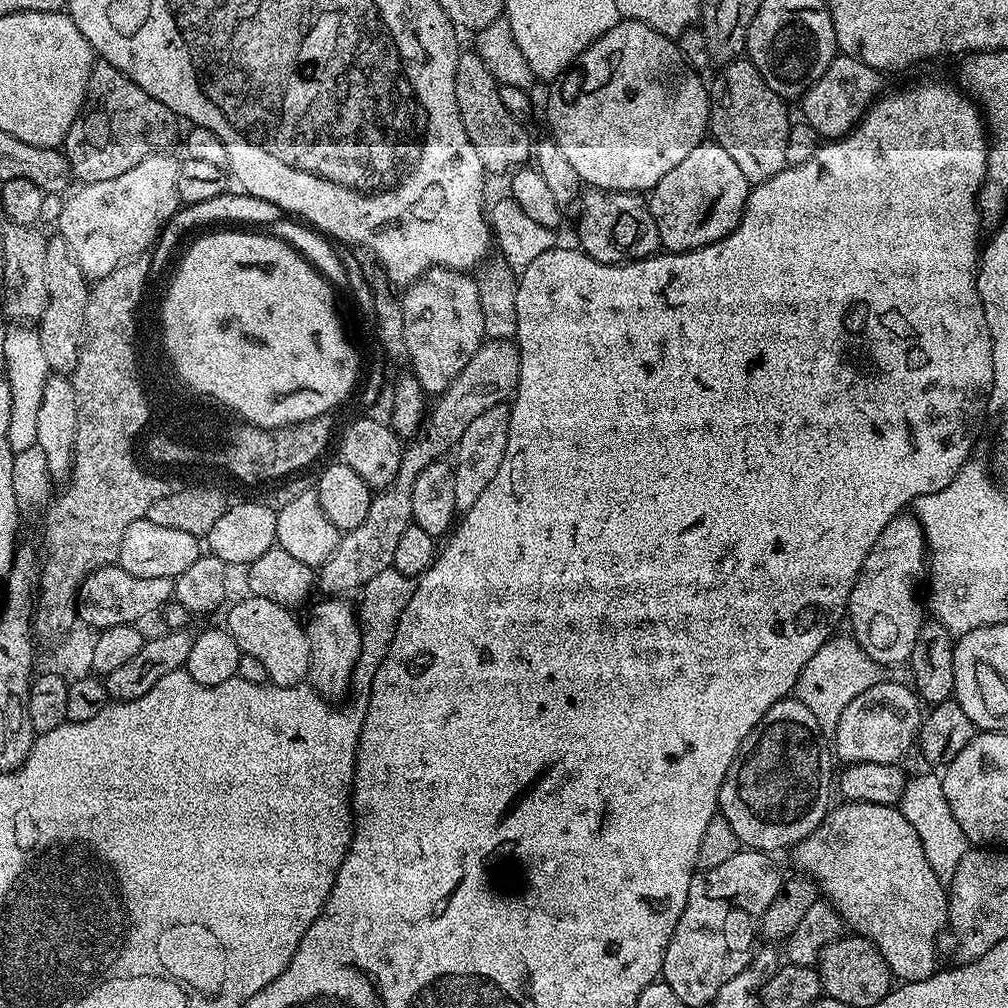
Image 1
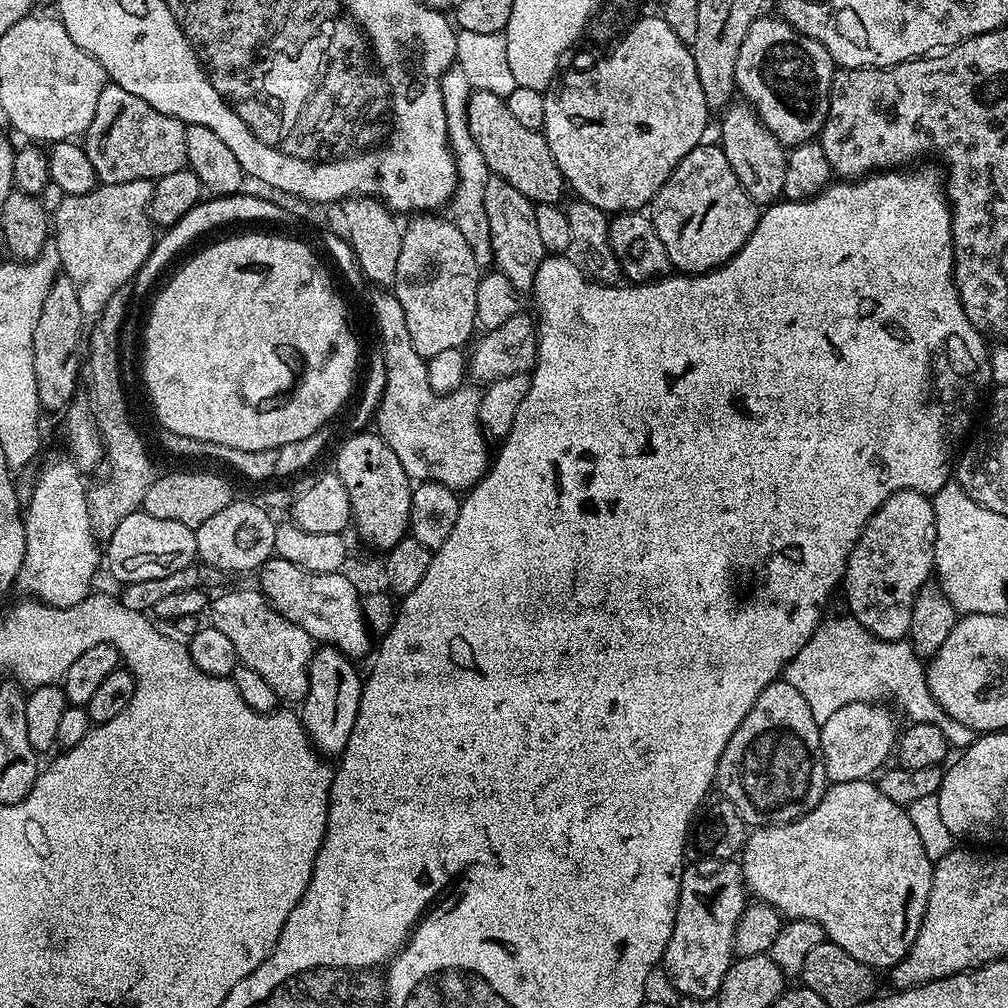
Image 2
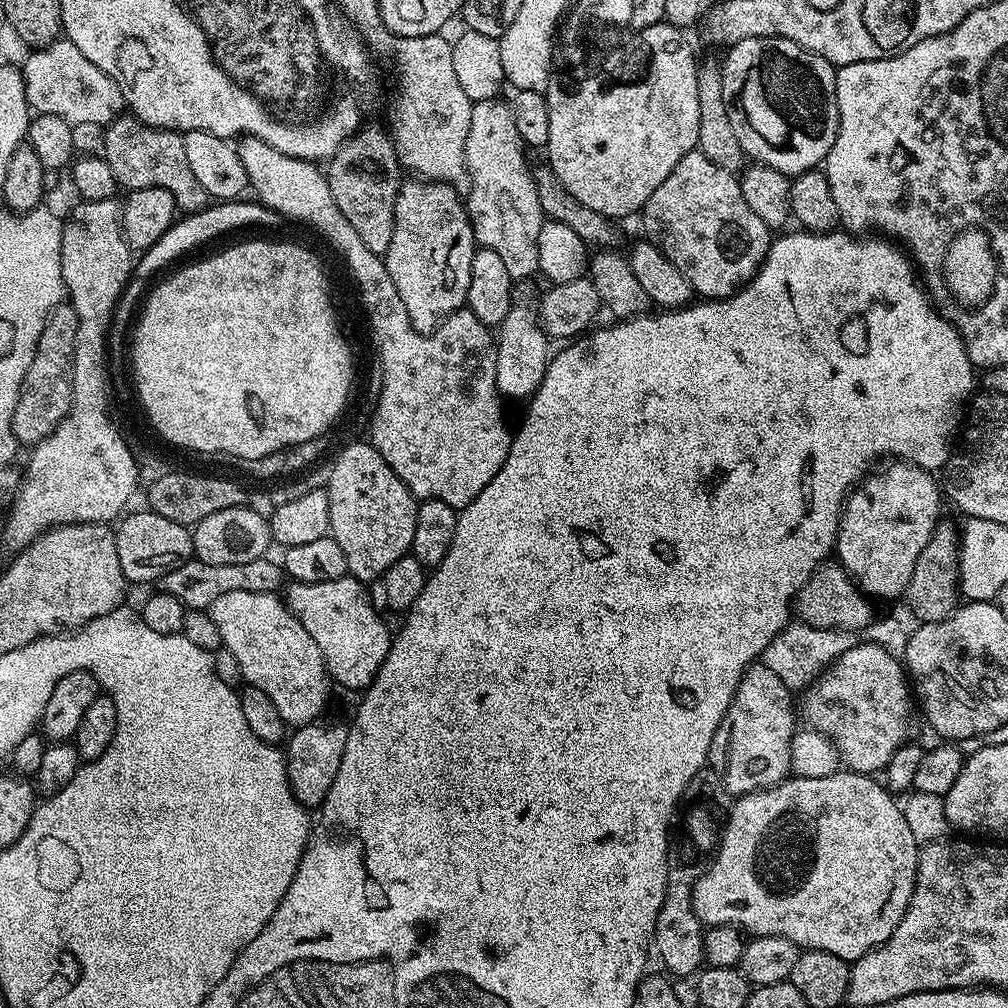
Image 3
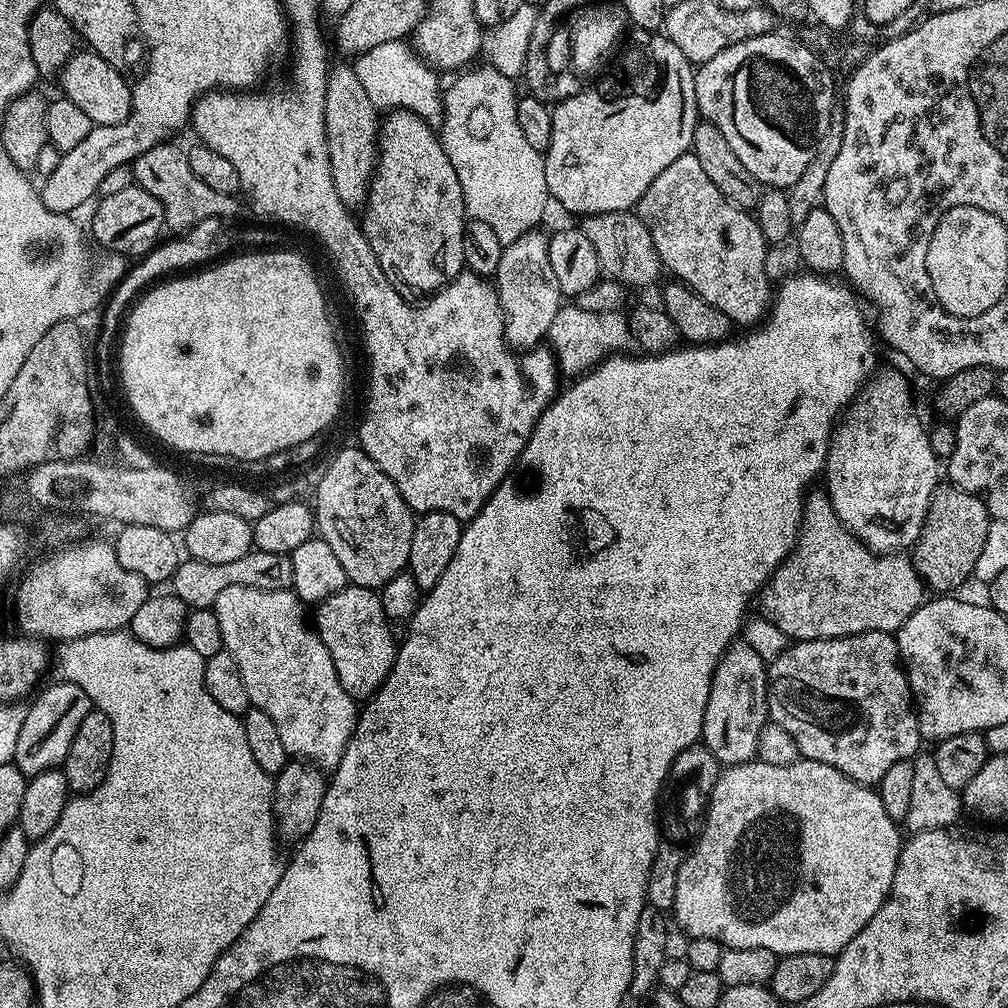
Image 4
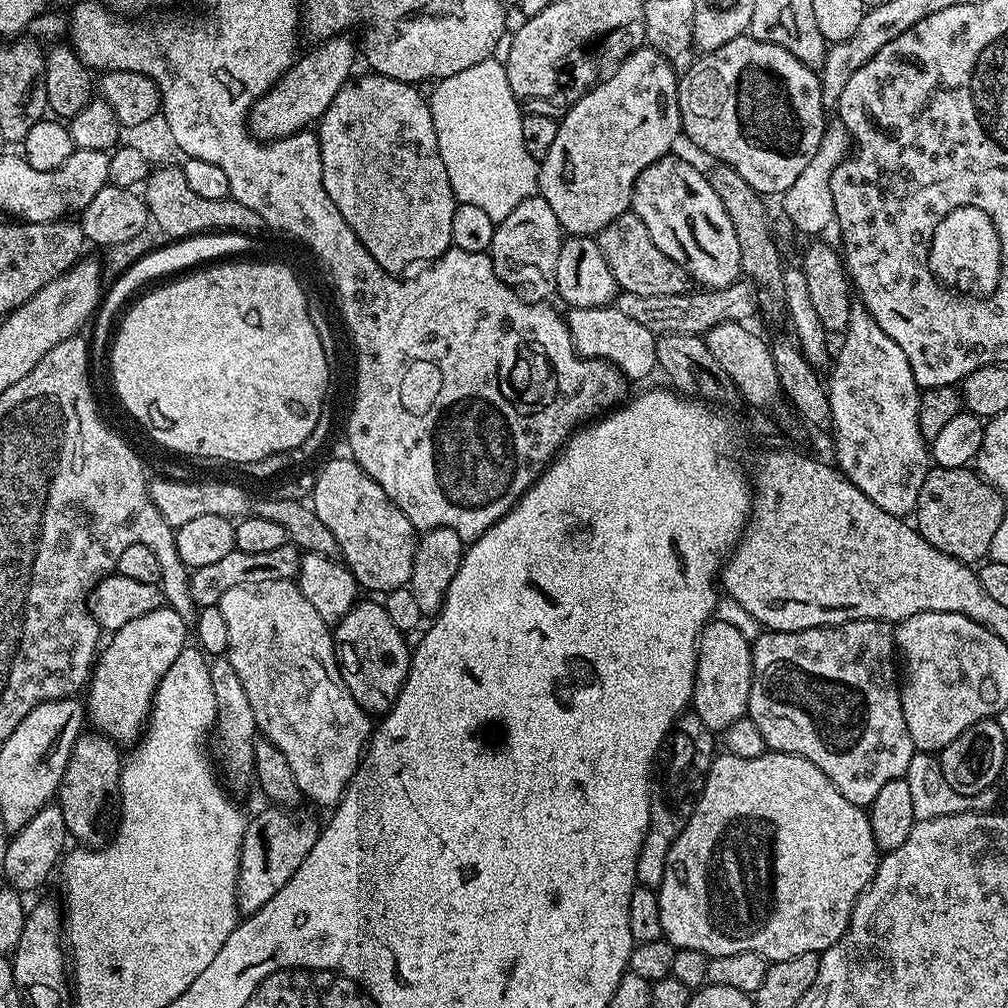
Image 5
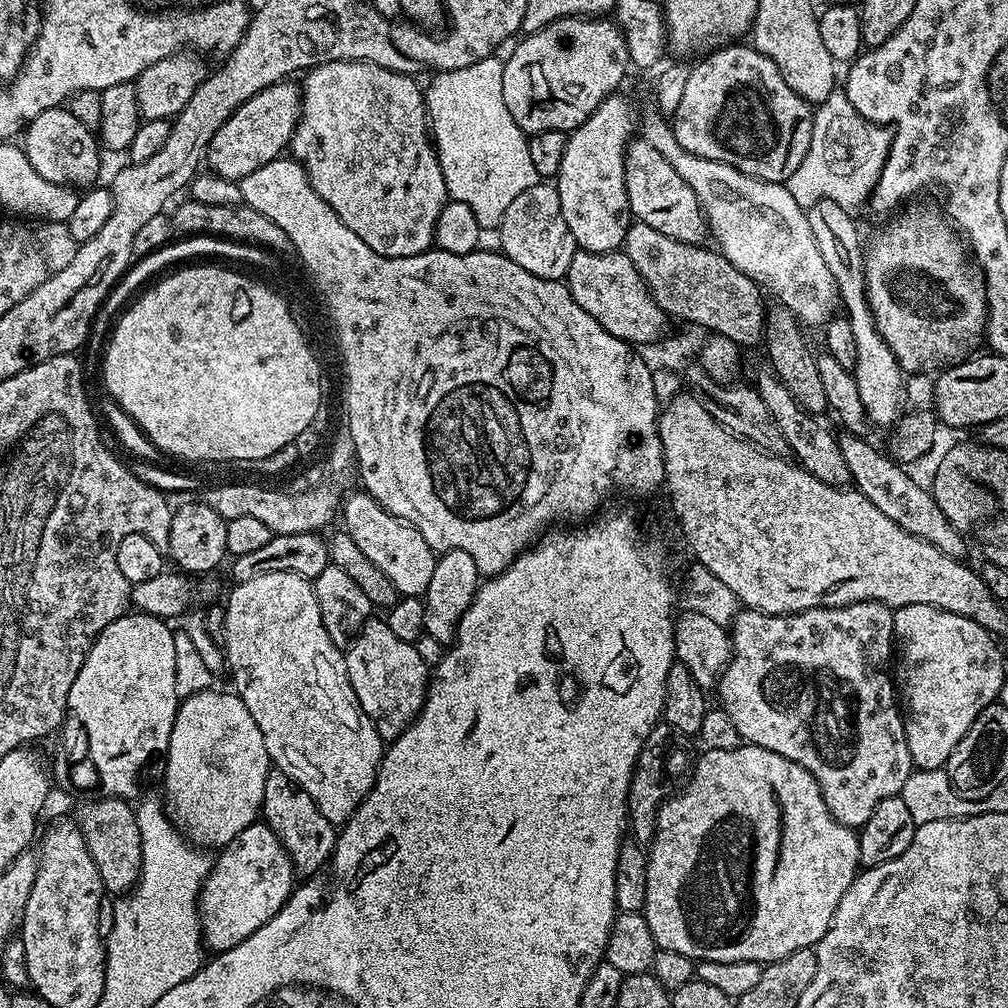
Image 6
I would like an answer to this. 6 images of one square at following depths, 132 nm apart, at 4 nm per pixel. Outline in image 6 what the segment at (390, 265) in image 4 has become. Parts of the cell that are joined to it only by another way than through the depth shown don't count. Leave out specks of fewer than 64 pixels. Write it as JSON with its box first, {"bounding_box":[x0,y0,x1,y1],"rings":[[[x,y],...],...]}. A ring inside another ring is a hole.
{"bounding_box":[290,60,449,256],"rings":[[[339,60],[338,62],[326,62],[317,64],[315,68],[307,69],[306,75],[302,80],[302,99],[300,101],[300,121],[292,135],[290,145],[291,159],[297,160],[306,170],[310,178],[310,186],[334,210],[370,250],[374,250],[383,256],[413,256],[419,252],[429,251],[433,247],[435,238],[435,223],[438,222],[438,216],[442,213],[444,204],[449,202],[446,182],[442,178],[442,166],[436,157],[436,150],[433,141],[430,139],[430,121],[426,111],[426,96],[415,84],[411,75],[394,70],[386,70],[382,66],[374,66],[365,60]]]}

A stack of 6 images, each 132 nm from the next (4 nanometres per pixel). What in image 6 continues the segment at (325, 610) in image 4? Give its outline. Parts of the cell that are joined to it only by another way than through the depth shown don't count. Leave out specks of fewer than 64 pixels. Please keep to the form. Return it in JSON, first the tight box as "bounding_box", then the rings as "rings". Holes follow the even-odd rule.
{"bounding_box":[344,618,430,742],"rings":[[[369,618],[356,639],[347,645],[344,661],[350,686],[354,686],[358,702],[362,702],[362,710],[366,710],[380,737],[391,742],[397,740],[415,722],[422,710],[428,693],[430,667],[418,654],[415,644],[394,638],[387,619],[376,619]]]}

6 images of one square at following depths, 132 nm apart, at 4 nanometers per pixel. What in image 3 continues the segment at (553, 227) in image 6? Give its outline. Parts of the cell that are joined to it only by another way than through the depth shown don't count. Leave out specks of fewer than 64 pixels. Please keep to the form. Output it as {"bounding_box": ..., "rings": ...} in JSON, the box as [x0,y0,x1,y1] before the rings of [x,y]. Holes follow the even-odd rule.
{"bounding_box":[496,303,550,401],"rings":[[[513,303],[509,313],[498,325],[496,342],[496,390],[509,401],[531,397],[538,390],[548,369],[550,338],[544,333],[535,307],[528,304]]]}

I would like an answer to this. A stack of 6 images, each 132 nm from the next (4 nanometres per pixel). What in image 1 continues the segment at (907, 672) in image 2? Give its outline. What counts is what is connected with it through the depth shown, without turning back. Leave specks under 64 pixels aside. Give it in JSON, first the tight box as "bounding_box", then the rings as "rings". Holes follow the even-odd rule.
{"bounding_box":[794,636,885,736],"rings":[[[833,636],[803,667],[802,674],[796,679],[794,696],[810,710],[825,736],[832,736],[846,706],[863,691],[881,683],[885,679],[884,672],[885,667],[869,658],[855,639]]]}

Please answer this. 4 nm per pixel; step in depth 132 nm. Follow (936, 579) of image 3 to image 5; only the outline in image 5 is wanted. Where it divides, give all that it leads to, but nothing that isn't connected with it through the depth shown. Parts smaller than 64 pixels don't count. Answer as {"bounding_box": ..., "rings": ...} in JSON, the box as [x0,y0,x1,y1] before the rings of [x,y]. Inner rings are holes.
{"bounding_box":[914,466,1006,566],"rings":[[[936,466],[926,474],[922,490],[918,490],[914,527],[923,540],[934,546],[934,550],[942,550],[942,554],[950,558],[976,566],[987,557],[990,542],[1005,514],[1006,502],[1000,497],[1000,491],[979,472],[971,467]]]}

